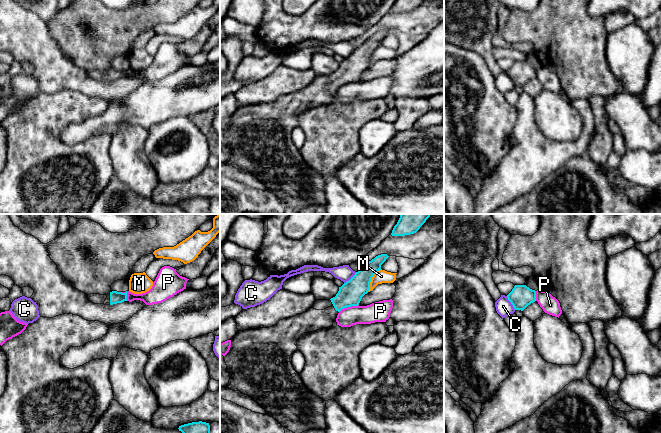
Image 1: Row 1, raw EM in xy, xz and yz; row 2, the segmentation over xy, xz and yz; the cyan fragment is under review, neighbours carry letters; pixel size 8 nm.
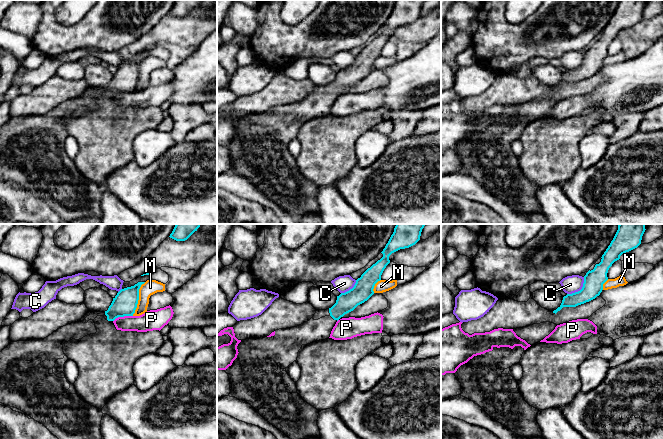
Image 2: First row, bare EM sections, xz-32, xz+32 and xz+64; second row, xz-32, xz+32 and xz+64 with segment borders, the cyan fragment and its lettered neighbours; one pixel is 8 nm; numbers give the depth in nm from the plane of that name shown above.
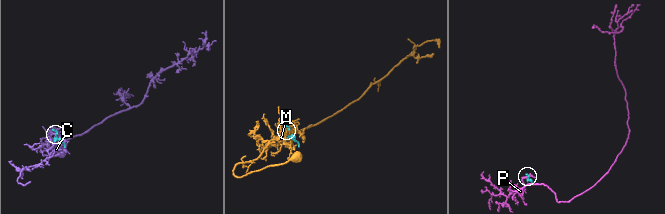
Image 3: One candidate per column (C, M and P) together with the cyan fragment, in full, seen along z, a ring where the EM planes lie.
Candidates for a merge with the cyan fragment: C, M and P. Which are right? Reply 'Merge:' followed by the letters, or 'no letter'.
Merge: no letter

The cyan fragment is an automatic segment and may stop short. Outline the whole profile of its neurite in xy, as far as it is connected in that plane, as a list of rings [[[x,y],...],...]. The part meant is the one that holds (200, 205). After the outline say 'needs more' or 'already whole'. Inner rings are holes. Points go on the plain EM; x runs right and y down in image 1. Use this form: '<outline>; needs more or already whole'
[[[192,198],[179,202],[186,214],[211,214],[210,213],[210,201],[206,198]]]; already whole

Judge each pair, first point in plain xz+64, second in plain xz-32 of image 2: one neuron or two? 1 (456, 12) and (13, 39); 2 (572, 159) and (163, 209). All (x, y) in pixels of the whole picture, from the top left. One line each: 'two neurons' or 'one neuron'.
1: two neurons
2: two neurons

